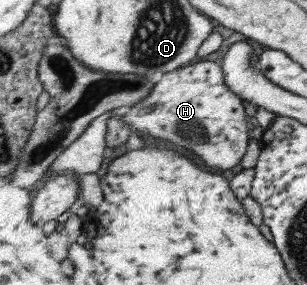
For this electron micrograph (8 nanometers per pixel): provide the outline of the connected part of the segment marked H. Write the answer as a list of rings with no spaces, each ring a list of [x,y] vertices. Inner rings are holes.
[[[197,60],[189,65],[162,73],[160,80],[154,83],[148,96],[144,96],[134,106],[121,111],[121,120],[129,124],[134,131],[146,132],[154,139],[164,140],[182,148],[190,150],[196,155],[196,162],[221,170],[228,170],[239,164],[244,156],[250,138],[251,124],[245,118],[244,108],[238,96],[234,96],[226,84],[218,61]]]

